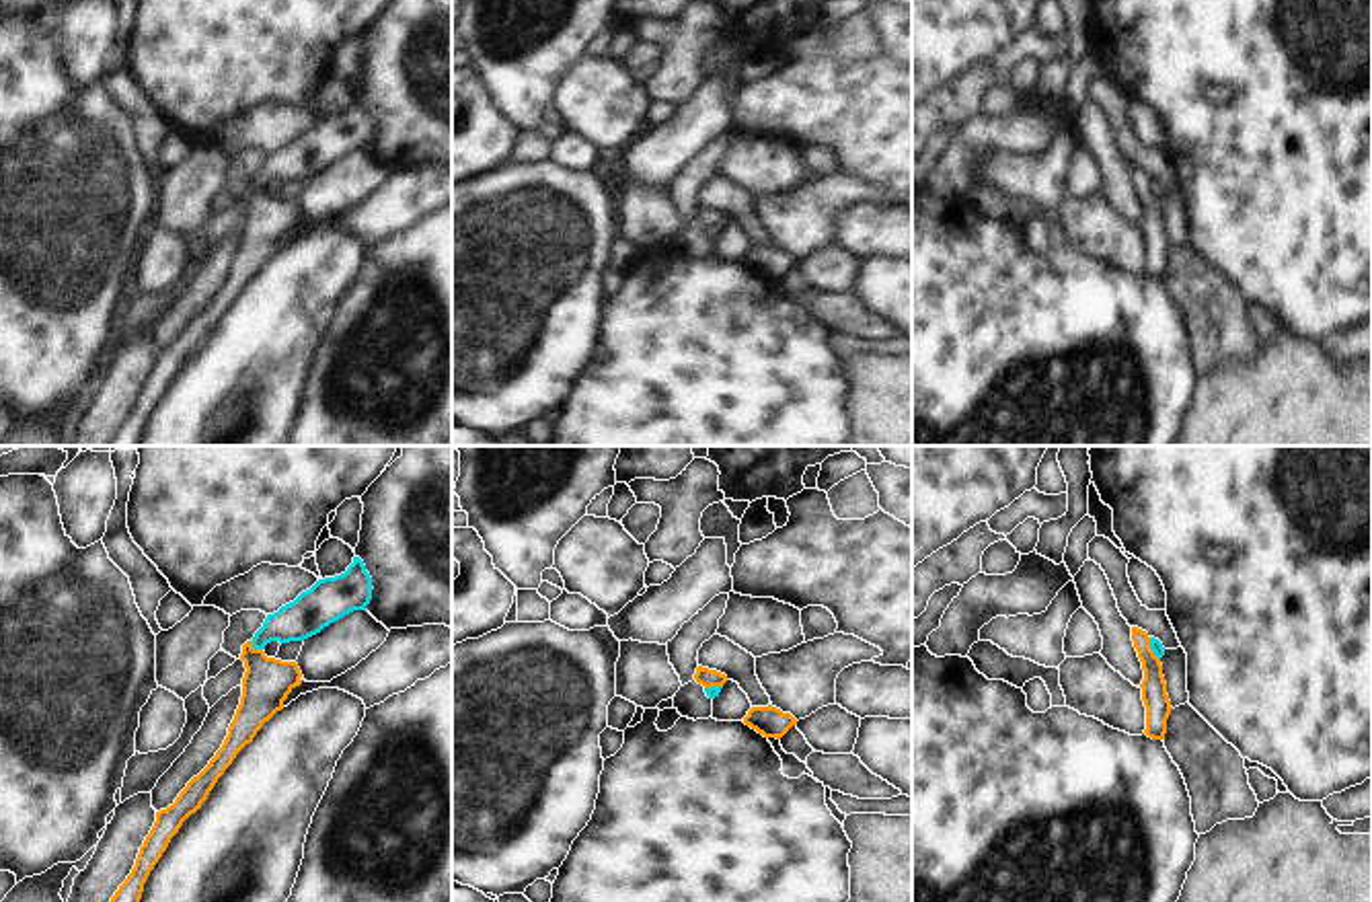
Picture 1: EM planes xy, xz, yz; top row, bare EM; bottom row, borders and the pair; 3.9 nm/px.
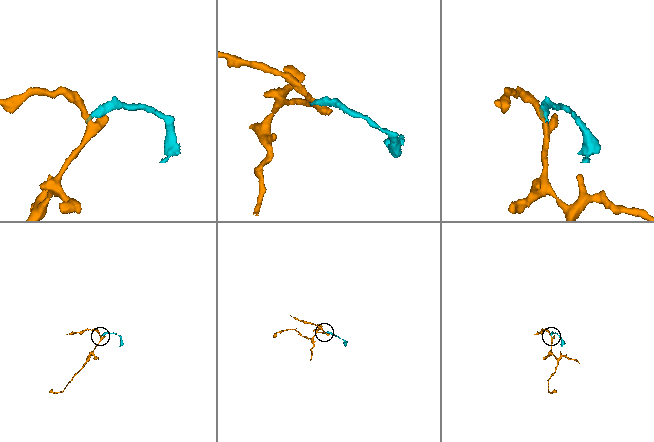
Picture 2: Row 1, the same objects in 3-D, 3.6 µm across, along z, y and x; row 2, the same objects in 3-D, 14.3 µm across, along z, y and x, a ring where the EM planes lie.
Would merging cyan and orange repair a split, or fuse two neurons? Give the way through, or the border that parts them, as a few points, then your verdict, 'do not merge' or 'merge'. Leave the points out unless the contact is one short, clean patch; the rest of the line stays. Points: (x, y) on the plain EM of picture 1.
along xy (249, 181), (261, 190) | do not merge

